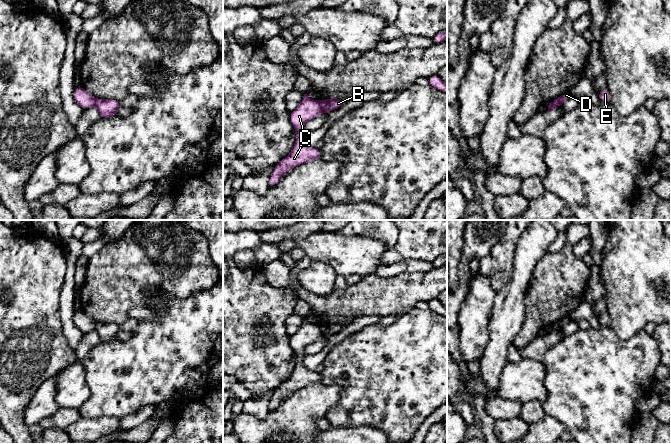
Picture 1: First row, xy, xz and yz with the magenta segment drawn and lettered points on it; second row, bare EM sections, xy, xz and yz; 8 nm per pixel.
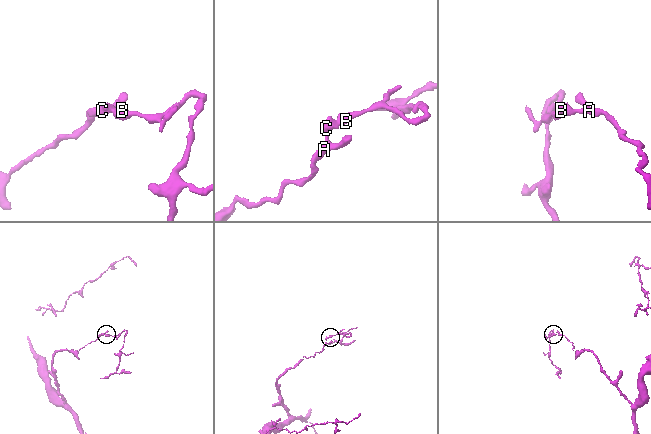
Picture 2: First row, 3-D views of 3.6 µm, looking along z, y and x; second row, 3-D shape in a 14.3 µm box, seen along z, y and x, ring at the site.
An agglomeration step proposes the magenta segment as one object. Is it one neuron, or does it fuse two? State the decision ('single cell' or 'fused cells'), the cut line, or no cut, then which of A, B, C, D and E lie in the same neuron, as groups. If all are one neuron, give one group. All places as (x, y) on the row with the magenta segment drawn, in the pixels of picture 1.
fused cells | xz (318, 101), (324, 111) | A C D E / B

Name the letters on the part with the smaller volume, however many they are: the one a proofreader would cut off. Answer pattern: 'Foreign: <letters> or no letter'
Foreign: B

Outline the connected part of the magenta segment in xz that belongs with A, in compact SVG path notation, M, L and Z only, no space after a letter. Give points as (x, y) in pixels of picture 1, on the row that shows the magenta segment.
M305 93L299 106L290 112L290 121L296 130L296 141L290 154L281 160L274 168L270 178L269 187L274 187L281 176L288 173L295 166L311 160L321 159L321 150L306 145L301 137L304 133L304 124L323 113L320 102L310 99Z

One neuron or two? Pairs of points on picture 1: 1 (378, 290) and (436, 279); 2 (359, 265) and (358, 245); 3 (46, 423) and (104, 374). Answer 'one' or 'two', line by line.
1: one
2: one
3: two

